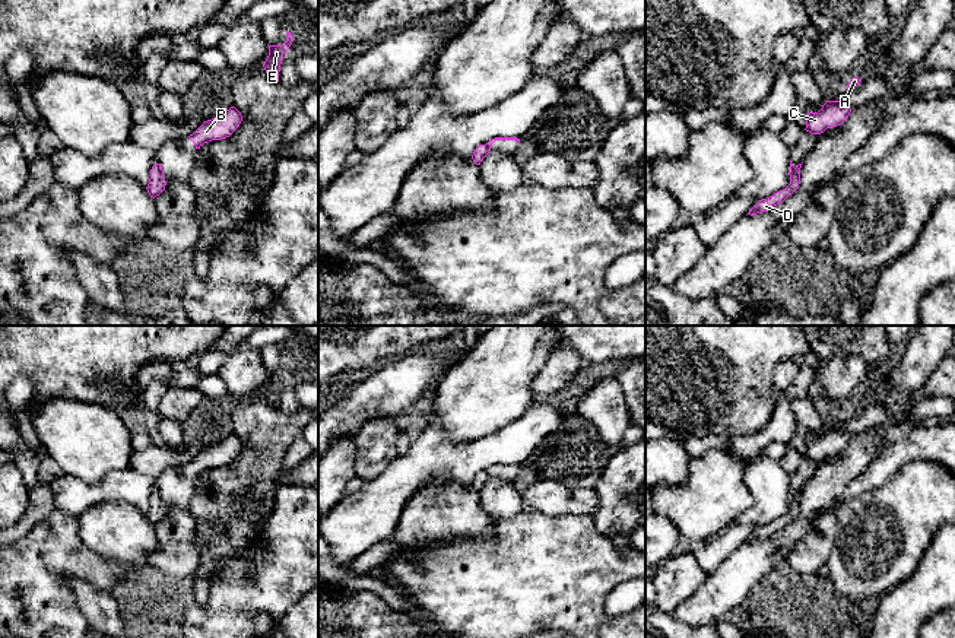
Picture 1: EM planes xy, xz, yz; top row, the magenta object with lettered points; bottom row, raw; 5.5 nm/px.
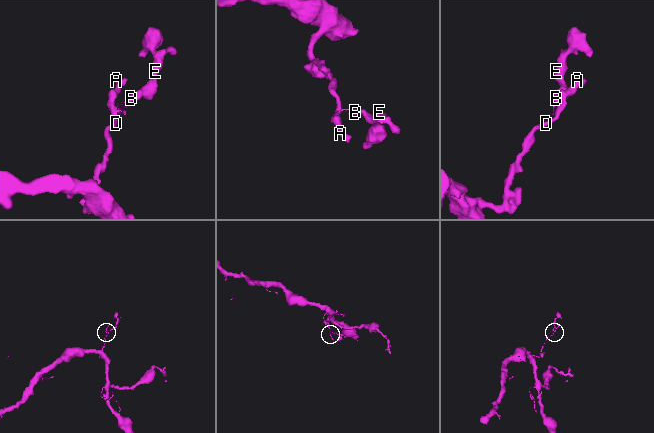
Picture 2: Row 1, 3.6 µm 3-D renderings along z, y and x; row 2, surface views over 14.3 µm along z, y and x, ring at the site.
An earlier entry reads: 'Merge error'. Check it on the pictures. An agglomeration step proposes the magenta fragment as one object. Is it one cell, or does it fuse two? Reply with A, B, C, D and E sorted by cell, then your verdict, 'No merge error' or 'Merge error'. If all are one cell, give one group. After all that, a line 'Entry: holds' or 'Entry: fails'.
Groups: A C D / B E. Merge error
Entry: holds

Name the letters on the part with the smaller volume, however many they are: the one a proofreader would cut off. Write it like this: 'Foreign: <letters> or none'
Foreign: B, E

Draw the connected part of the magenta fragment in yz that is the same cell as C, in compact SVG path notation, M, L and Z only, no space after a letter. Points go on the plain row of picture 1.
M826 428L818 439L806 441L806 458L821 461L826 456L841 453L850 442L851 435L841 428Z

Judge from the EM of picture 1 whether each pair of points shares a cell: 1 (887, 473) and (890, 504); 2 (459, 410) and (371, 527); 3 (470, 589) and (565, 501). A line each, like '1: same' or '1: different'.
1: different
2: different
3: different

